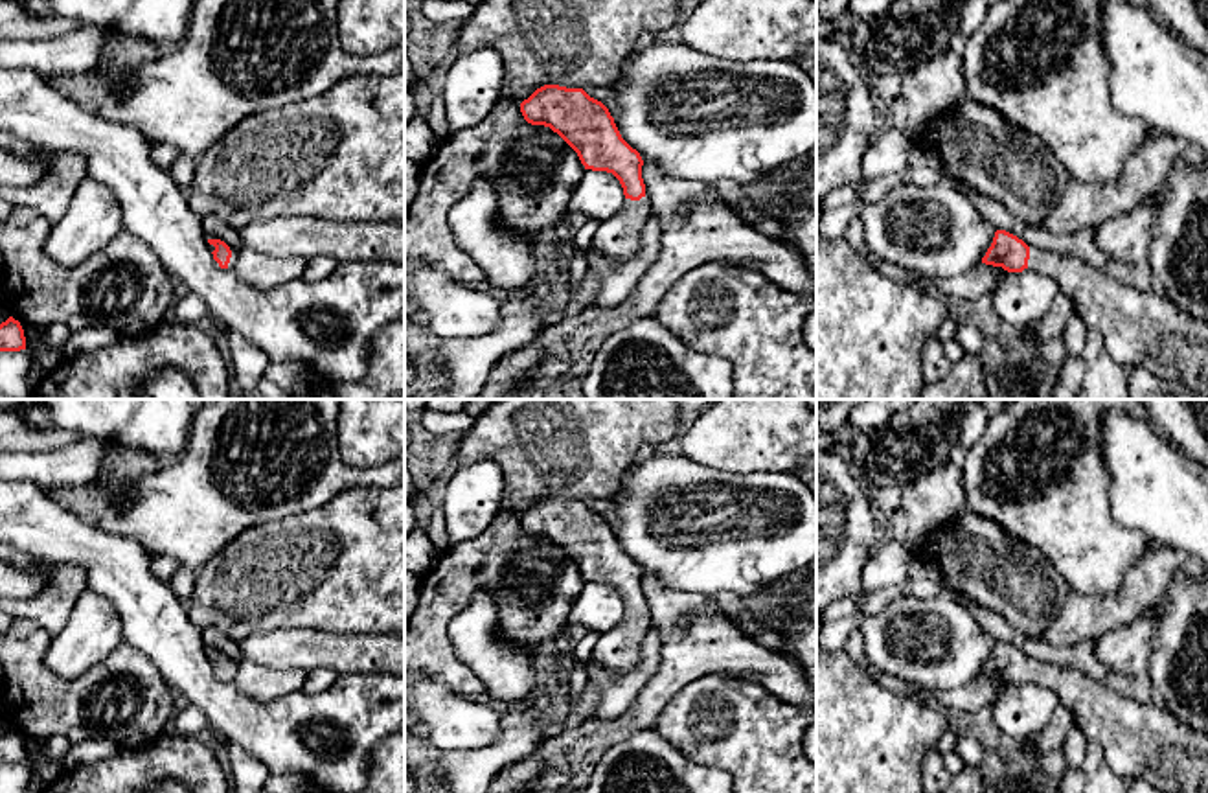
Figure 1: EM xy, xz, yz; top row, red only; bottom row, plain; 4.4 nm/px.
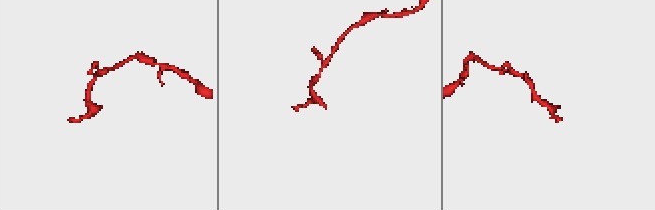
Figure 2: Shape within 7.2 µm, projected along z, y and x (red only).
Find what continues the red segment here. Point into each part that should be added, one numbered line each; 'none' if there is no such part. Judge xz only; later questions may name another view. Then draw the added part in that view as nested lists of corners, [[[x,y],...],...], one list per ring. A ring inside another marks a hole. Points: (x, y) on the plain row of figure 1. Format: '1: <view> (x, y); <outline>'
1: xz (620, 650); [[[625,611],[621,622],[605,635],[599,635],[590,655],[594,662],[614,673],[632,670],[642,657],[642,638],[651,626],[649,613]]]

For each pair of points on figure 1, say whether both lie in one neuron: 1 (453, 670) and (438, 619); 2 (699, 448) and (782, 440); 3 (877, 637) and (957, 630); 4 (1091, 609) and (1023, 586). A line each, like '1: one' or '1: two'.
1: one
2: one
3: one
4: two

